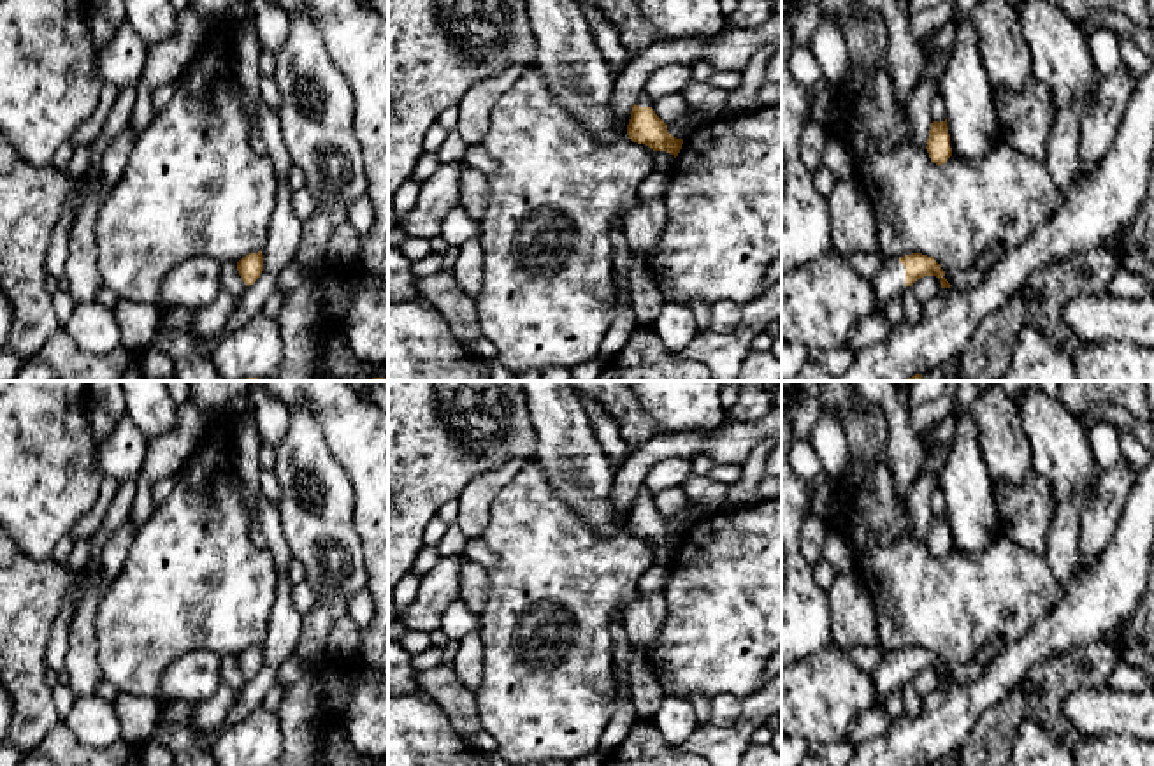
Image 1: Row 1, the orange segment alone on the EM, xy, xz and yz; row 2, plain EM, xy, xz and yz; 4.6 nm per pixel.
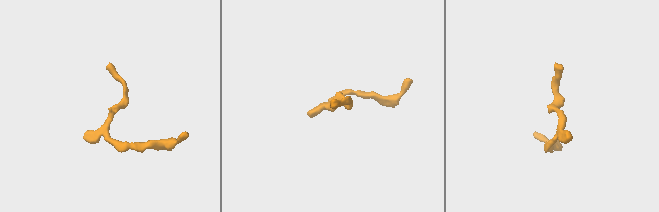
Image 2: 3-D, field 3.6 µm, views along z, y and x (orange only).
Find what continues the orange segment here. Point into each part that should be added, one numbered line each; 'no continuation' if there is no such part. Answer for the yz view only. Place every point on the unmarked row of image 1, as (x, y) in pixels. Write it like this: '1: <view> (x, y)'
1: yz (889, 675)

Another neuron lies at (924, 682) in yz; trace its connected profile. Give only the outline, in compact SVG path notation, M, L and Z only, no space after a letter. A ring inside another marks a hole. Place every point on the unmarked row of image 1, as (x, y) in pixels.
M924 669L912 678L917 694L924 699L929 696L941 682L940 671Z

